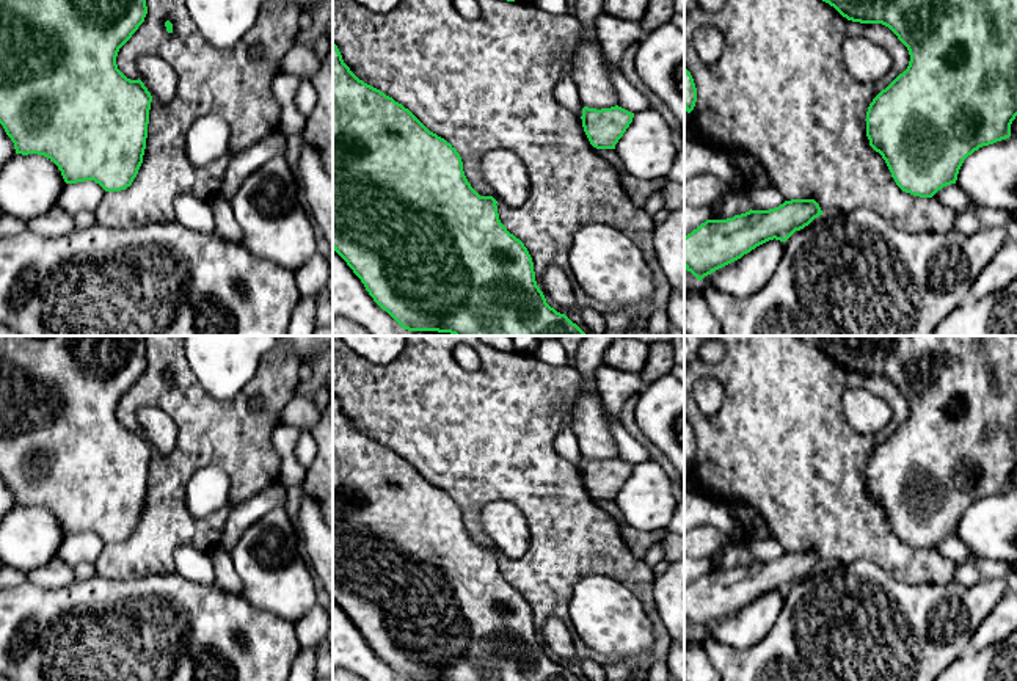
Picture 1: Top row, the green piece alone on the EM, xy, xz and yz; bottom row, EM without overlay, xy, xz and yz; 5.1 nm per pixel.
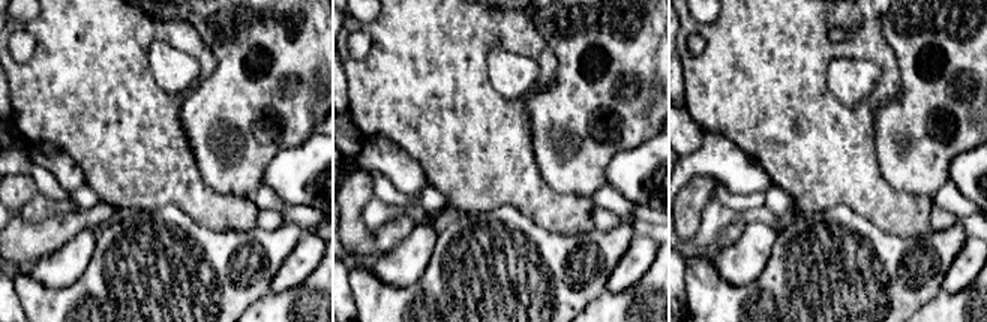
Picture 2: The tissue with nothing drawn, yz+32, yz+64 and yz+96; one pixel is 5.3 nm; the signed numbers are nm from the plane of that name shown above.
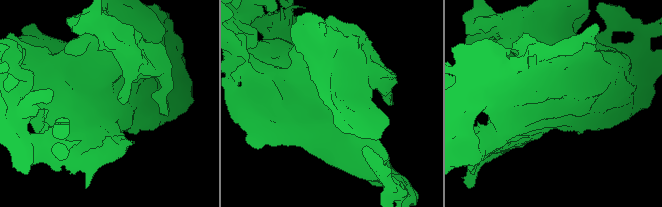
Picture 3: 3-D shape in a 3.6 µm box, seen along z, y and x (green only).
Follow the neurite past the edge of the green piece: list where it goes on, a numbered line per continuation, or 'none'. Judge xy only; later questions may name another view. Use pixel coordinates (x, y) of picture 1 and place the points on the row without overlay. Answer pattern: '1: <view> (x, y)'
1: xy (159, 429)

